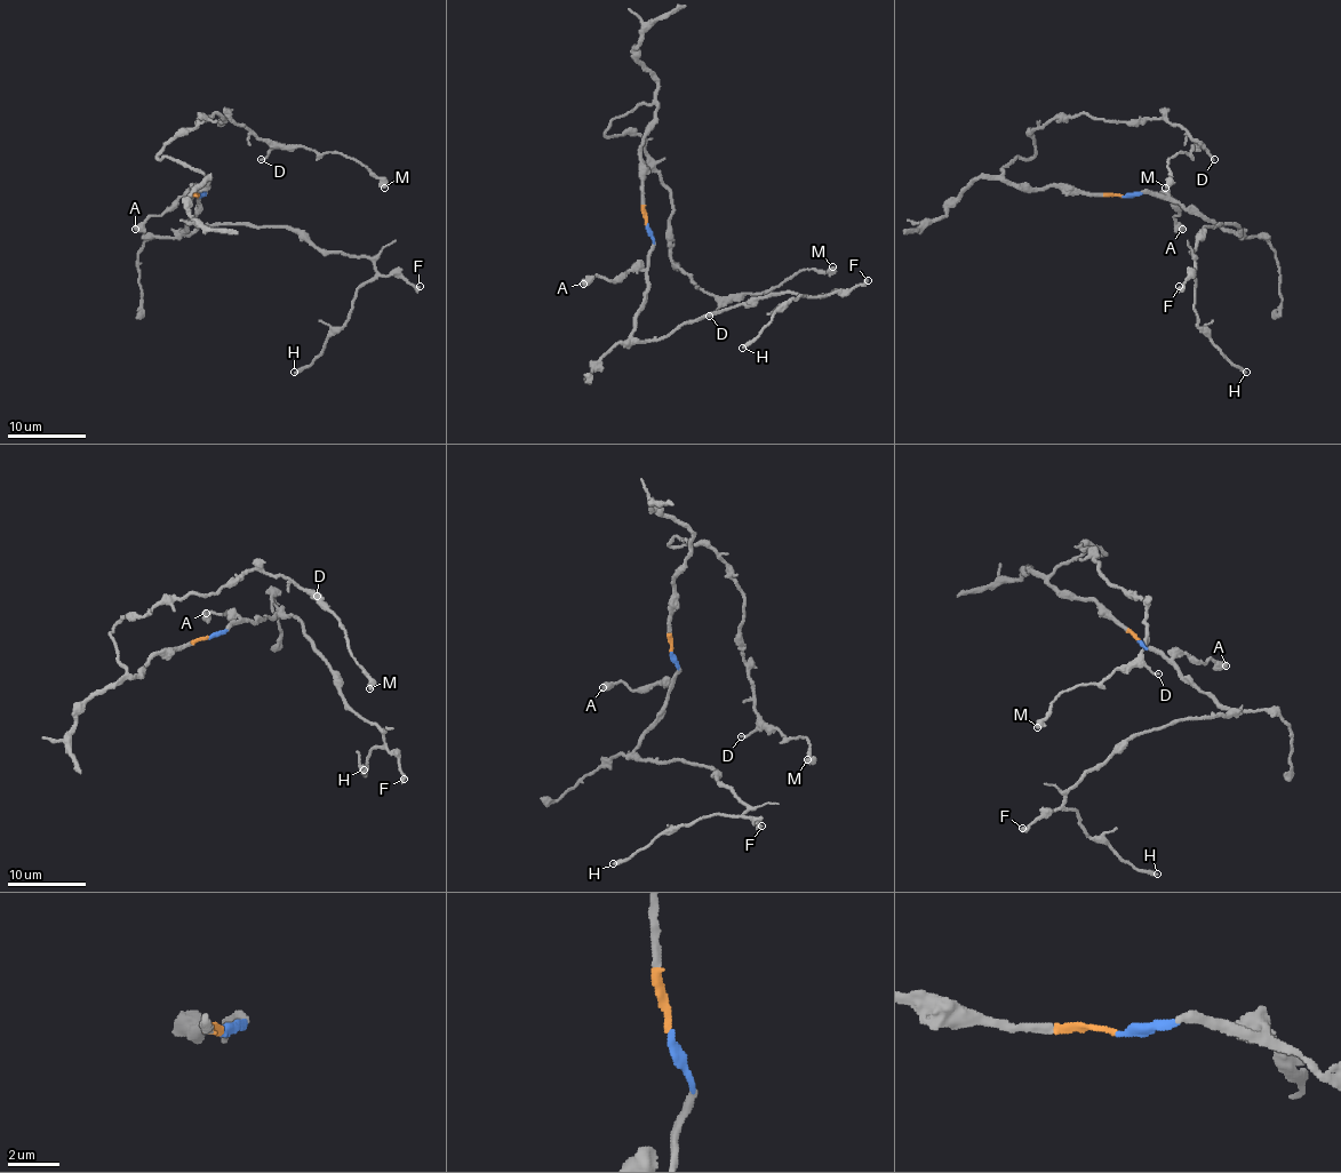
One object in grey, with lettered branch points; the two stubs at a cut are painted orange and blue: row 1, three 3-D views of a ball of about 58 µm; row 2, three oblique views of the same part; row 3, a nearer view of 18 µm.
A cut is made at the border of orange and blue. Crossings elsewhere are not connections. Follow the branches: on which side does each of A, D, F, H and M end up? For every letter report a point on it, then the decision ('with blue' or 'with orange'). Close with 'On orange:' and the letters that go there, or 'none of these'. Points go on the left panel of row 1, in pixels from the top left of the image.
A: place (135, 229); with blue
D: place (261, 159); with orange
F: place (420, 286); with blue
H: place (294, 372); with blue
M: place (384, 188); with orange
On orange: D, M

